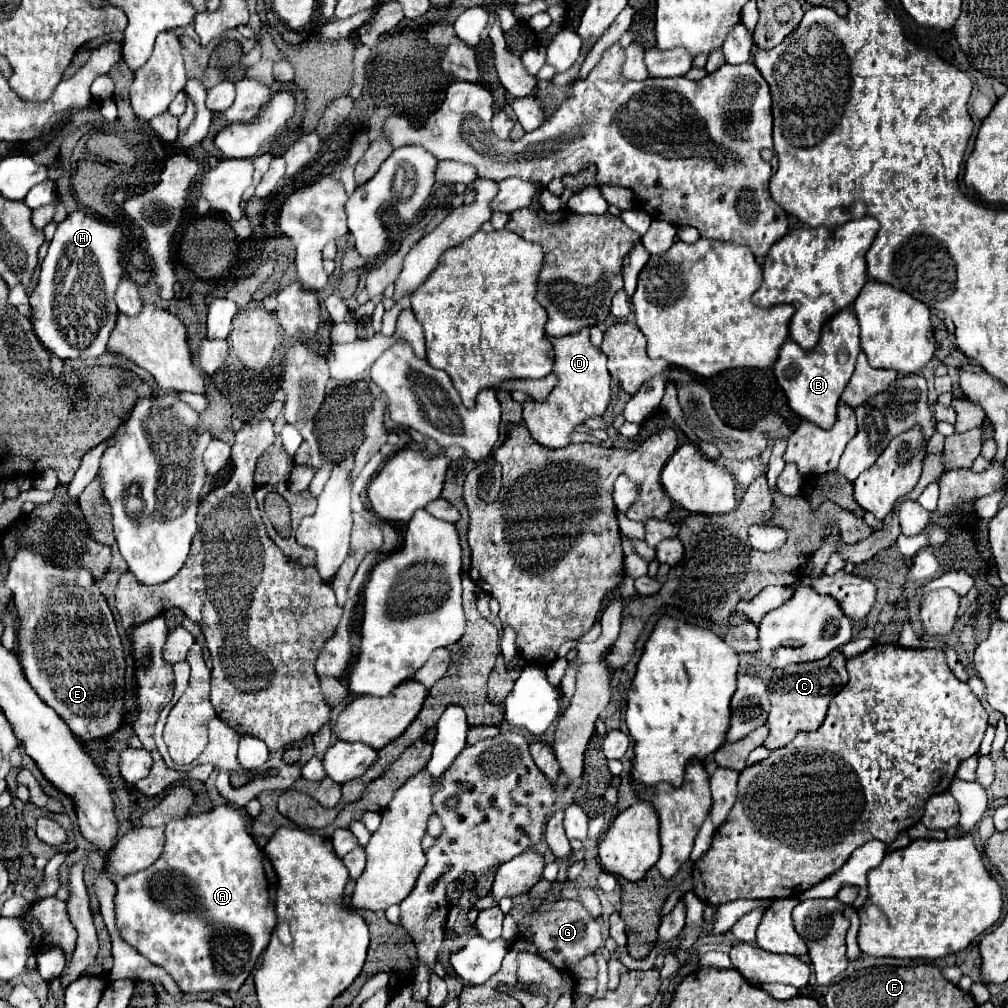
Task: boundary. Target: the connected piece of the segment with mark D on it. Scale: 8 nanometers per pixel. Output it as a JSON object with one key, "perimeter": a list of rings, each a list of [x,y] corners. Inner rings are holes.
{"perimeter":[[[581,328],[575,334],[549,338],[555,348],[555,372],[559,384],[553,388],[545,402],[525,402],[523,420],[533,440],[545,448],[563,448],[569,444],[569,436],[587,418],[603,416],[611,402],[611,374],[607,370],[607,356],[595,348],[589,340],[589,328]]]}

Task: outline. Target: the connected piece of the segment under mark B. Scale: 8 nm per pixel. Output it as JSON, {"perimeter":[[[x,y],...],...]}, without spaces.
{"perimeter":[[[851,306],[843,308],[823,324],[821,340],[815,348],[803,350],[797,342],[787,340],[779,350],[779,358],[773,364],[773,370],[779,386],[785,390],[789,406],[819,428],[831,428],[835,422],[839,398],[855,370],[859,352],[859,322]]]}

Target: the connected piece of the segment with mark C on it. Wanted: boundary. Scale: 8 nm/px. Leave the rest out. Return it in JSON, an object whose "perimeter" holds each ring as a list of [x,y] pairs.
{"perimeter":[[[833,650],[825,660],[803,662],[789,666],[785,670],[777,670],[769,682],[771,692],[771,712],[767,718],[769,736],[765,740],[765,748],[777,750],[787,746],[797,732],[813,732],[825,720],[829,702],[835,692],[839,692],[849,680],[845,668],[845,654],[841,650]]]}

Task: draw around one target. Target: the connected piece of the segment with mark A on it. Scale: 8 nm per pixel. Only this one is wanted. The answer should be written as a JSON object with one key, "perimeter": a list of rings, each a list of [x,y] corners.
{"perimeter":[[[227,804],[201,816],[169,821],[165,826],[161,858],[137,874],[115,876],[113,882],[117,886],[115,914],[121,938],[155,966],[167,970],[185,994],[217,990],[235,994],[255,968],[277,926],[275,870],[255,838],[247,832],[247,822],[241,812]]]}

